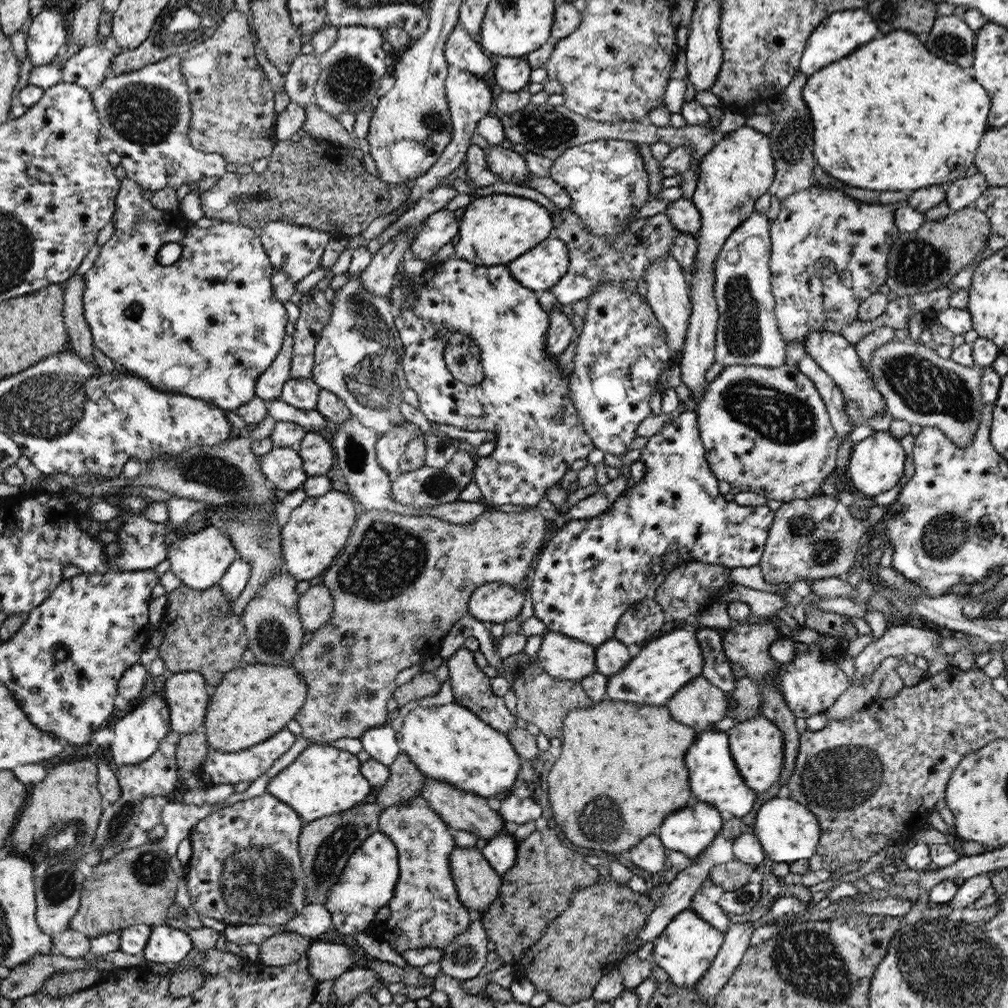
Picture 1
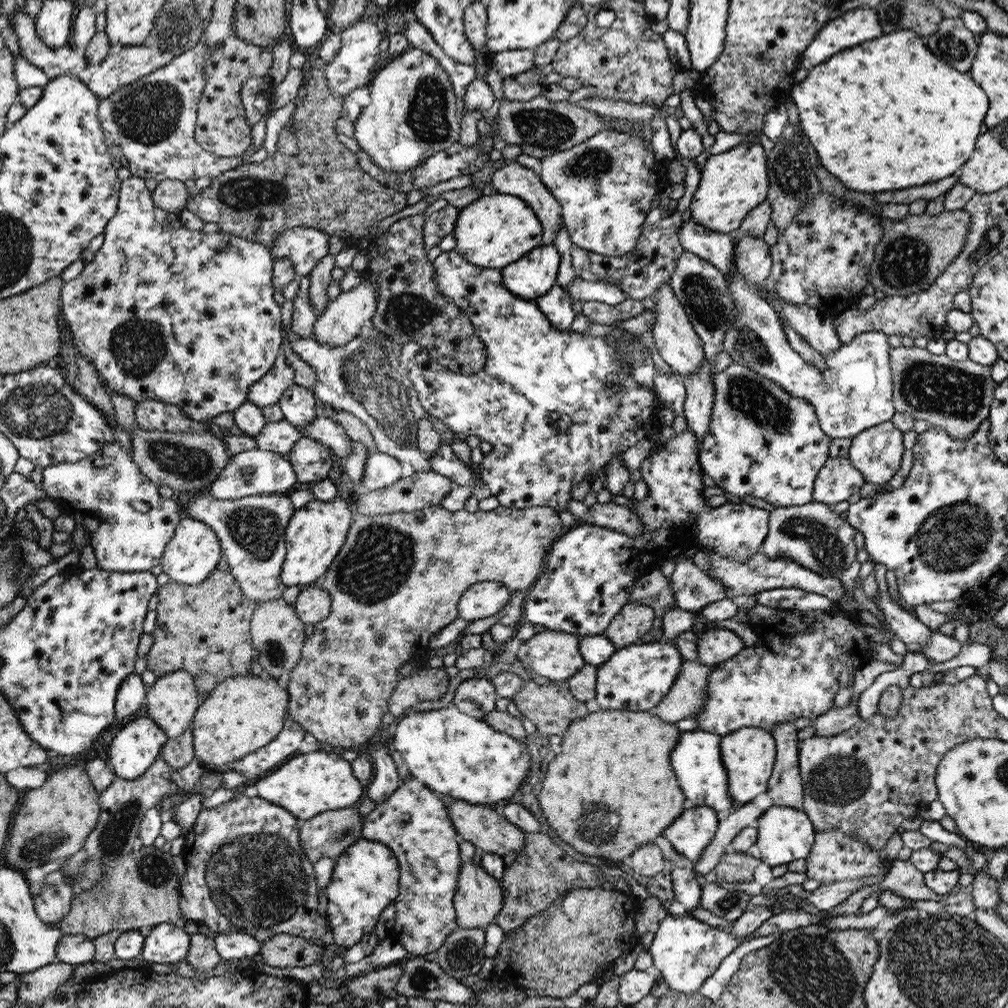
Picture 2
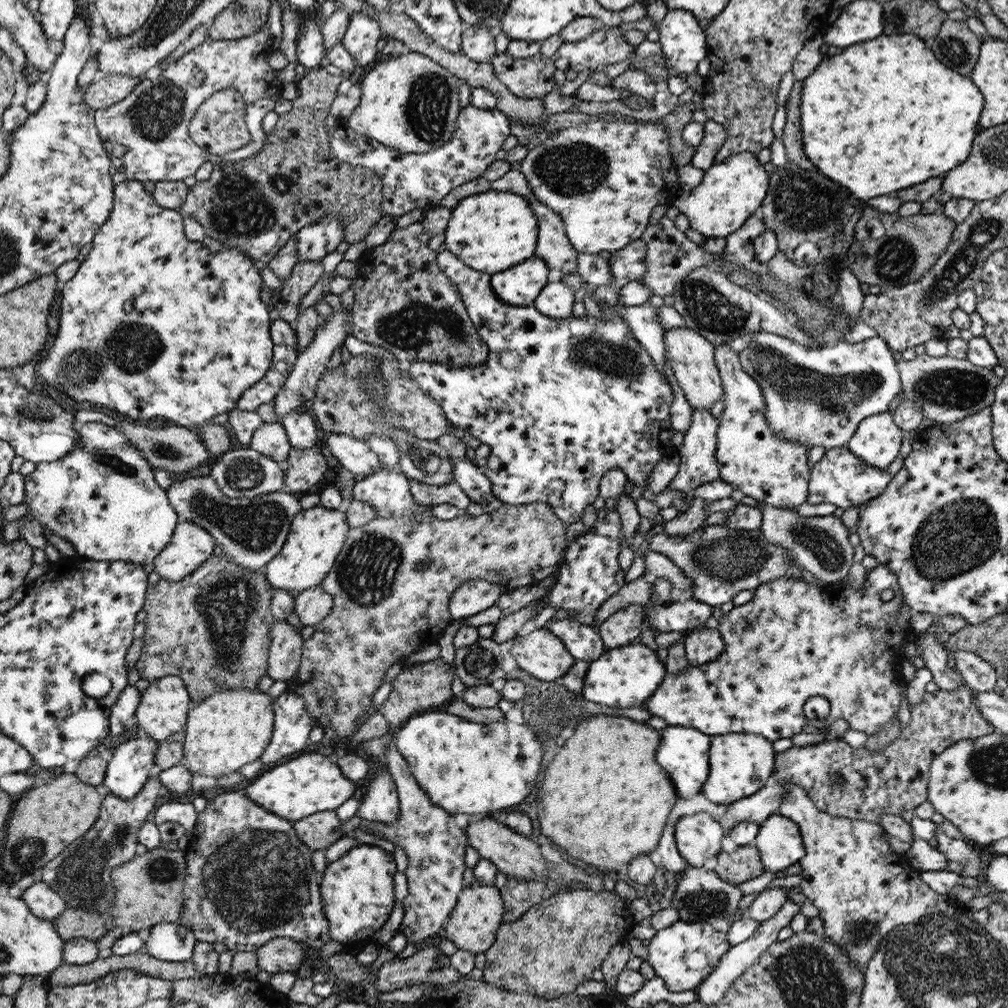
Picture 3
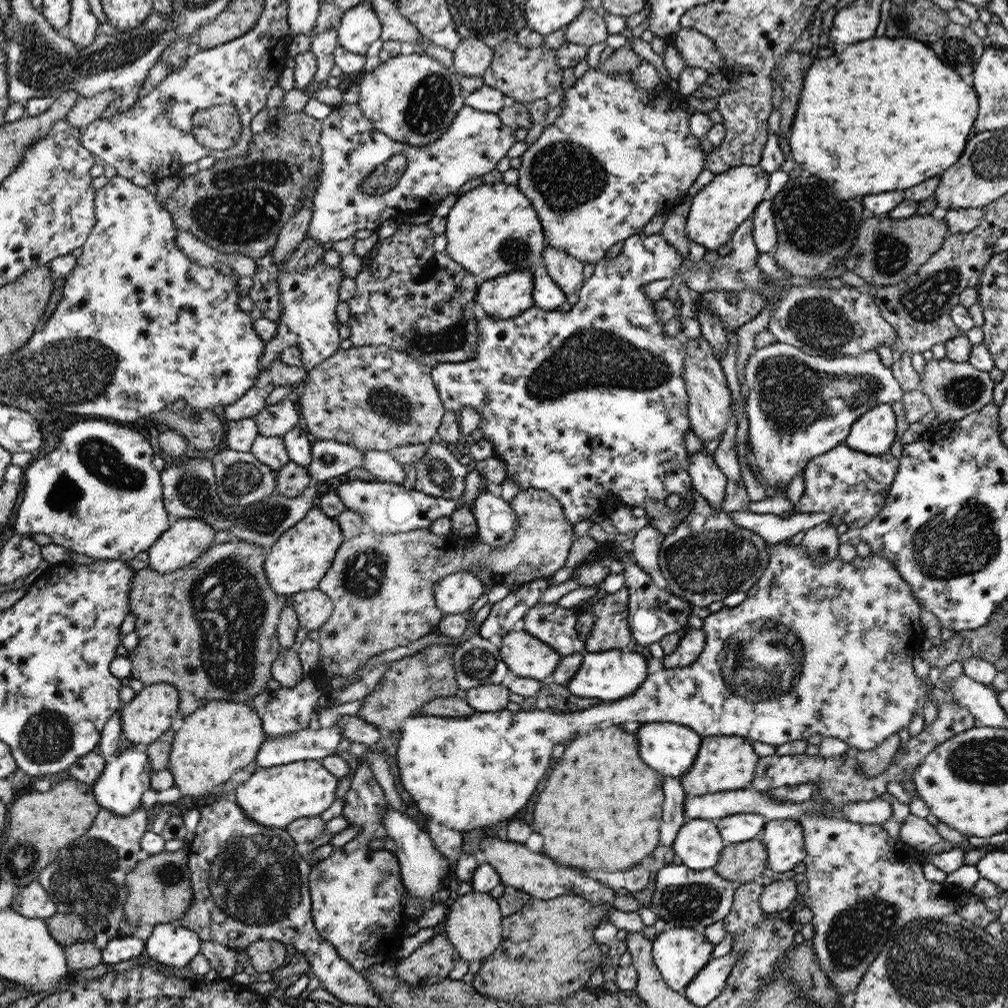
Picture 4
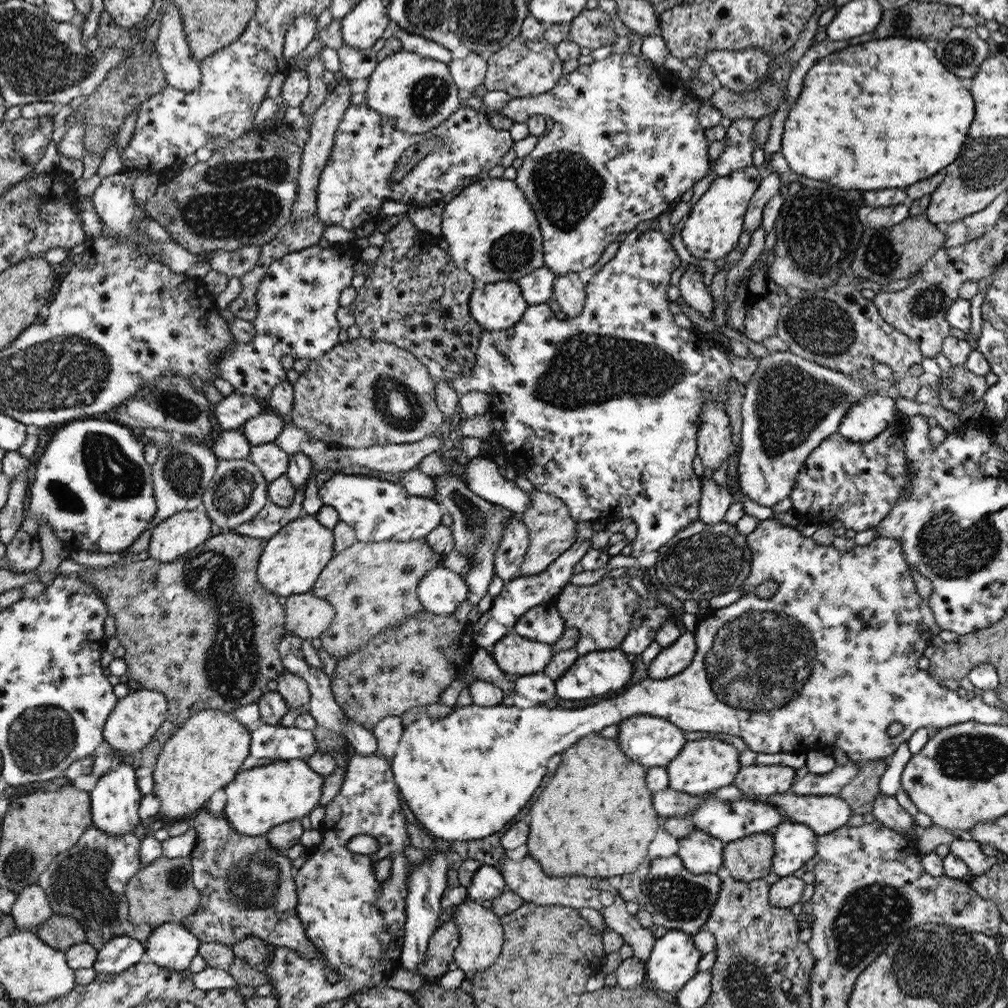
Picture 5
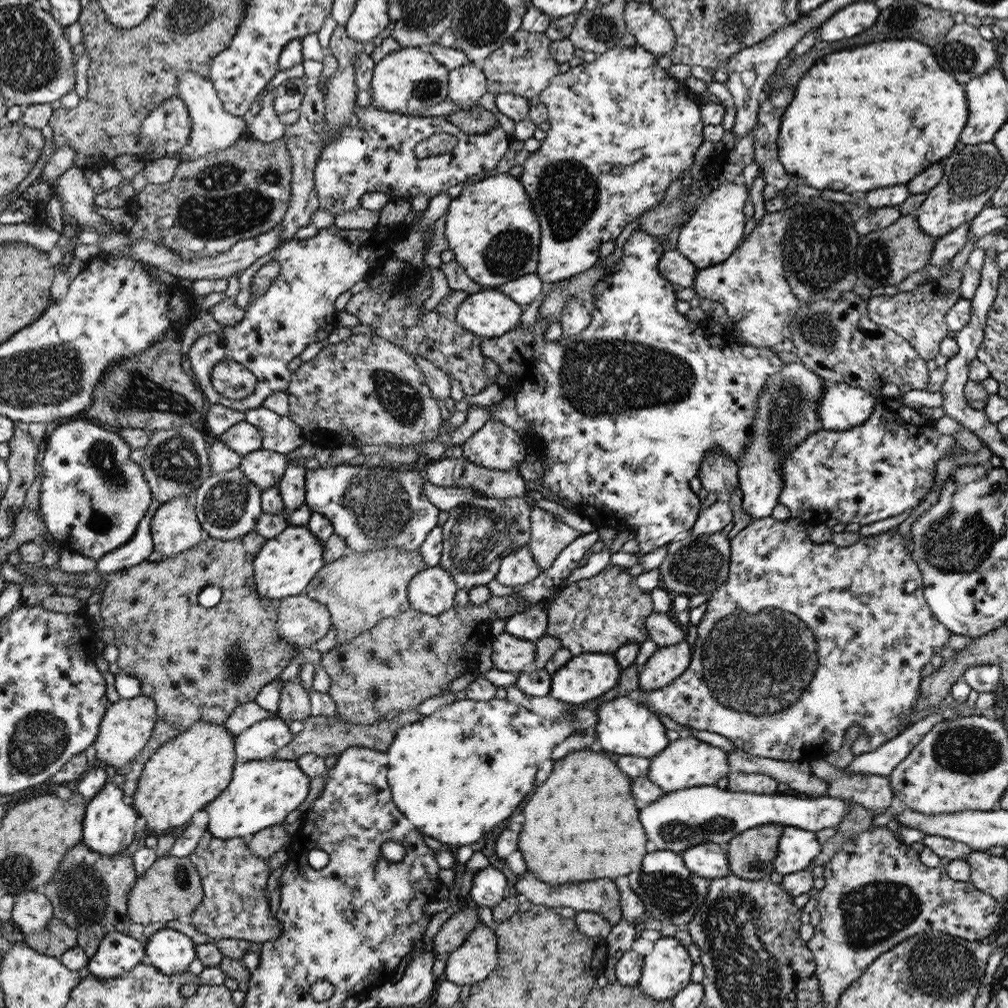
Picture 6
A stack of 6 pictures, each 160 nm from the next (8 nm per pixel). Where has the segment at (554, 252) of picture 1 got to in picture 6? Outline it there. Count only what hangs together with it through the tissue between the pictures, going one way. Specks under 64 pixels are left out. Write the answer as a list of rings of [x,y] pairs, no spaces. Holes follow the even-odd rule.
[[[495,289],[468,295],[457,310],[457,322],[482,340],[499,338],[520,324],[524,306]]]

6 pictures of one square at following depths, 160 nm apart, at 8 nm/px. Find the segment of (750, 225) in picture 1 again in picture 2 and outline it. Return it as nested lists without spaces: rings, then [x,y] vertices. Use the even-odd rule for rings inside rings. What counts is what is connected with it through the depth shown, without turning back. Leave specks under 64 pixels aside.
[[[740,234],[734,242],[734,263],[732,271],[726,275],[726,286],[732,292],[737,314],[723,342],[723,350],[730,354],[733,362],[769,378],[788,395],[810,403],[819,427],[832,439],[853,439],[871,426],[890,421],[896,410],[892,402],[888,336],[877,331],[856,336],[824,358],[822,370],[807,363],[790,346],[782,329],[782,320],[760,293],[760,286],[764,285],[772,269],[771,246],[751,234]]]

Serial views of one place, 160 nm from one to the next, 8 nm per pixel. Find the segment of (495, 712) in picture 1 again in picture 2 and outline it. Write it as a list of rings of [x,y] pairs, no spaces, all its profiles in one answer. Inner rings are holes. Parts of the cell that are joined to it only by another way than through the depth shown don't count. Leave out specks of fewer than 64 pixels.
[[[474,677],[459,684],[452,704],[466,714],[482,719],[484,715],[496,710],[499,697],[491,681]]]

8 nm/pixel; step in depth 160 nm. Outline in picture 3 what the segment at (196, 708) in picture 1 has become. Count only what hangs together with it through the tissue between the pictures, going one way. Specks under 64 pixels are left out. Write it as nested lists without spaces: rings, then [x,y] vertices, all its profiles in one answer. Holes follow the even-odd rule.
[[[166,676],[151,682],[141,692],[141,697],[135,708],[136,724],[140,732],[156,740],[164,741],[173,737],[174,732],[180,732],[184,728],[188,714],[189,692],[186,692],[185,681],[179,676]]]

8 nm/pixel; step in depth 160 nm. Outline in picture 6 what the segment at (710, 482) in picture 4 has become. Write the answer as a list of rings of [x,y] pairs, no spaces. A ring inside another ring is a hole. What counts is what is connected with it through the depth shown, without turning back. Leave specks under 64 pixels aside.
[[[717,500],[713,505],[699,513],[692,530],[689,532],[694,537],[714,537],[723,528],[732,522],[732,509],[728,501]]]

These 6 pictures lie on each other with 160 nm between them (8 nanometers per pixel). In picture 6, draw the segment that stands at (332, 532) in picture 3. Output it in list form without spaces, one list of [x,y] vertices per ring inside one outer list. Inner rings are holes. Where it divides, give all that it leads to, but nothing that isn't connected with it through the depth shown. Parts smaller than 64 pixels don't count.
[[[290,525],[281,534],[268,540],[257,554],[257,560],[254,561],[257,590],[264,598],[273,598],[274,601],[304,594],[325,563],[322,541],[318,541],[306,525]]]

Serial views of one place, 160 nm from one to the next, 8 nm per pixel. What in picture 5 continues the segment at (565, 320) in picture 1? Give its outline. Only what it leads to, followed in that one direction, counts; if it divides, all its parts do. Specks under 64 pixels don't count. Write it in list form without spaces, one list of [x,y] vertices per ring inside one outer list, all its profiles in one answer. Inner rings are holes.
[[[544,266],[520,278],[517,284],[522,290],[522,295],[525,296],[526,303],[538,305],[548,303],[550,298],[553,298],[553,287],[556,280],[557,276]]]

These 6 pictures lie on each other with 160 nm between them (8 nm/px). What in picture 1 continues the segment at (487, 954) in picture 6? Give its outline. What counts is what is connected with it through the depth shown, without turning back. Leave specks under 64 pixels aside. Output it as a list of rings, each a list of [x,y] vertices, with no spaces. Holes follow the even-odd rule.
[[[475,846],[458,847],[450,860],[461,902],[471,912],[488,911],[501,892],[501,876]]]

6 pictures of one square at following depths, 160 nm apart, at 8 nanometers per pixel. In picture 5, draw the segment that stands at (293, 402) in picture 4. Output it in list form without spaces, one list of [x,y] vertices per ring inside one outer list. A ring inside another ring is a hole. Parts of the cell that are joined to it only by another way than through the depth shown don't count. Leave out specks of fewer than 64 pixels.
[[[265,411],[247,420],[241,428],[251,446],[273,442],[288,419],[280,414]]]

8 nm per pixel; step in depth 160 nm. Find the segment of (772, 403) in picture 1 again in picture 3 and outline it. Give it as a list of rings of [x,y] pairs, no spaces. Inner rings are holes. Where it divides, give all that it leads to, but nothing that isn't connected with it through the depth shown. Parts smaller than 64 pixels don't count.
[[[720,343],[713,347],[715,352],[715,363],[719,368],[722,388],[724,388],[724,408],[718,420],[717,430],[717,465],[721,472],[721,480],[732,486],[733,490],[741,490],[746,496],[751,496],[757,501],[776,508],[788,509],[798,506],[807,500],[809,476],[811,464],[808,464],[806,454],[810,450],[809,446],[797,444],[793,440],[787,440],[783,436],[777,436],[773,428],[765,419],[764,395],[762,387],[745,370],[742,370],[739,354],[730,349],[727,343]]]

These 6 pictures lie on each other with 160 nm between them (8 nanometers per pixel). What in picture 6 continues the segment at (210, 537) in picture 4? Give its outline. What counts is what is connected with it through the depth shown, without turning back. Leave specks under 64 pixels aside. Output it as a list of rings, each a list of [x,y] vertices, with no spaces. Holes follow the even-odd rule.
[[[180,495],[160,505],[151,516],[150,535],[153,549],[166,558],[202,543],[206,534],[198,522],[194,498]]]

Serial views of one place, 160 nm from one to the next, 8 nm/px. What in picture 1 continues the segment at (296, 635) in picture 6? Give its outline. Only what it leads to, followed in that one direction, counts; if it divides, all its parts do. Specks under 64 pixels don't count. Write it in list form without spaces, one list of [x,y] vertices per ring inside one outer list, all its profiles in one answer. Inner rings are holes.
[[[312,585],[300,595],[297,610],[306,632],[320,629],[333,614],[332,592],[324,585]]]

